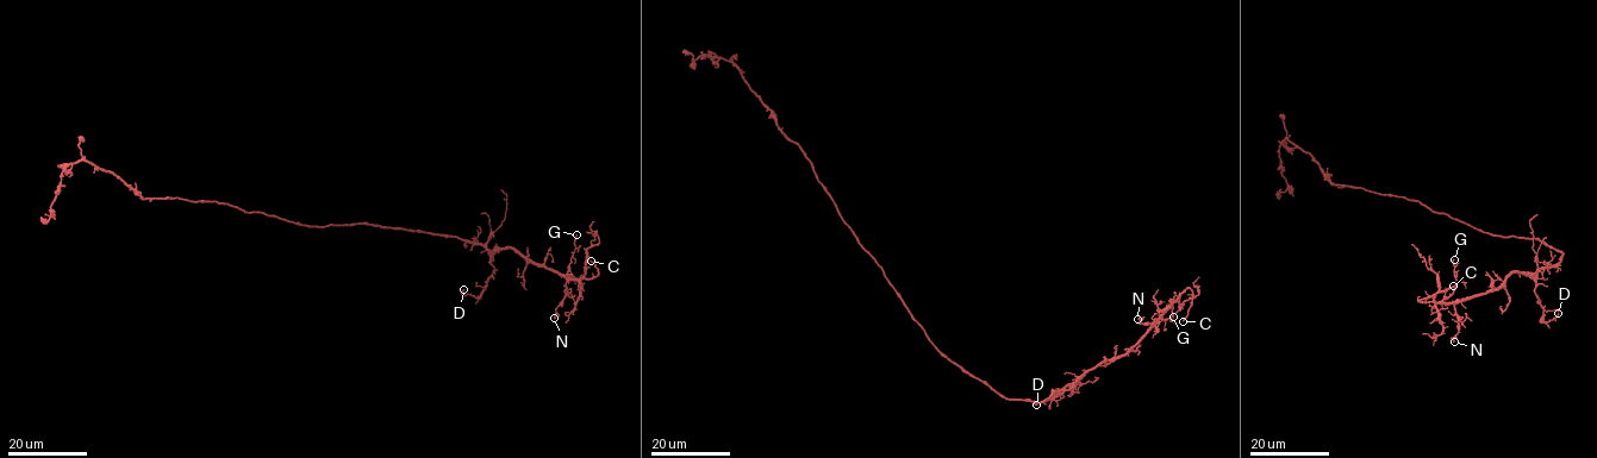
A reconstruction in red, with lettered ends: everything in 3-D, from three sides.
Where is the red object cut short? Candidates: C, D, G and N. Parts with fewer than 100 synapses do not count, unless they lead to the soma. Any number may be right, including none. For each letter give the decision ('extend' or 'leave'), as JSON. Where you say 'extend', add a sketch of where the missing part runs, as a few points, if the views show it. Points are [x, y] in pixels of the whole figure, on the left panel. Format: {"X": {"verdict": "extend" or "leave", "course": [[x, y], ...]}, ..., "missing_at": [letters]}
{"C": {"verdict": "extend", "course": [[591, 261], [557, 249], [555, 240]]}, "D": {"verdict": "leave"}, "G": {"verdict": "leave"}, "N": {"verdict": "leave"}, "missing_at": ["C"]}

